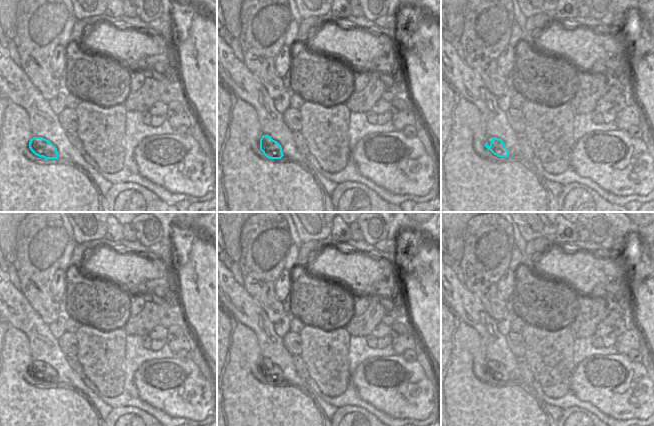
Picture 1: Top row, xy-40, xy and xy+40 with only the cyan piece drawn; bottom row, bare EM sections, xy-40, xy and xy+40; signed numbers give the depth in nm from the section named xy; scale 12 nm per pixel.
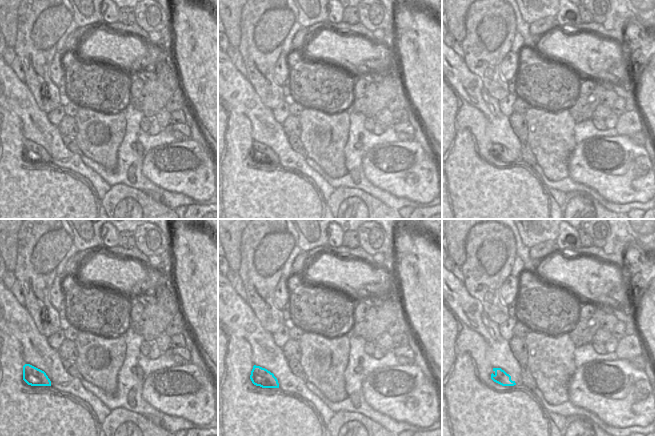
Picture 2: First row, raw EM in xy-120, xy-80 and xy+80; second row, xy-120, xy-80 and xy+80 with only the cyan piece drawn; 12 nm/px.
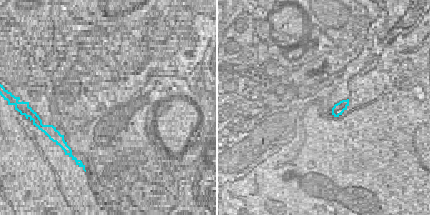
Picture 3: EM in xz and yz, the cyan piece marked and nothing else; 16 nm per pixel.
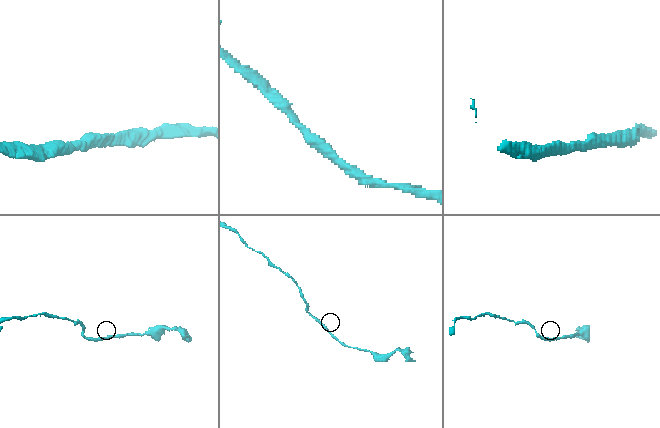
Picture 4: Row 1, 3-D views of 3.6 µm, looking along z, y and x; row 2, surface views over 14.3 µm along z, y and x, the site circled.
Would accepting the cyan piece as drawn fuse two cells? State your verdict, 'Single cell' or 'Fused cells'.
Single cell

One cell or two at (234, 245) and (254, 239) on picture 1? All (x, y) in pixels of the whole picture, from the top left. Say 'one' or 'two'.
two

